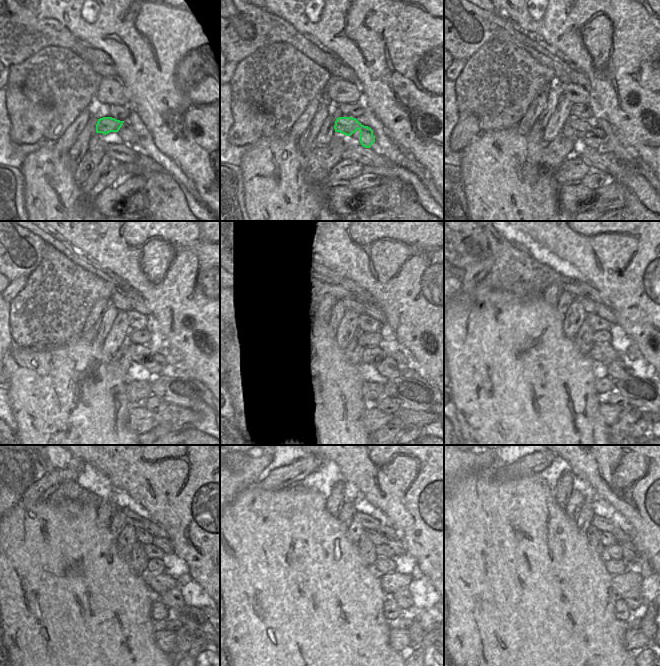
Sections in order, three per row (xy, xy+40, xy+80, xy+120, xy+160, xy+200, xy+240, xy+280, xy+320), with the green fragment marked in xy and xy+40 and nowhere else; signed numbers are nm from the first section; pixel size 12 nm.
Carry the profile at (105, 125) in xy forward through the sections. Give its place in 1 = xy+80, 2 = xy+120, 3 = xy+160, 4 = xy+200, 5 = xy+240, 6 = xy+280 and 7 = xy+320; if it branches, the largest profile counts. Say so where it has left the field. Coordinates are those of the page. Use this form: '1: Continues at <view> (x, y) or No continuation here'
1: Continues at xy+80 (574, 128)
2: Continues at xy+120 (154, 362)
3: Continues at xy+160 (387, 366)
4: Continues at xy+200 (605, 354)
5: Continues at xy+240 (165, 585)
6: Continues at xy+280 (395, 583)
7: Continues at xy+320 (627, 585).

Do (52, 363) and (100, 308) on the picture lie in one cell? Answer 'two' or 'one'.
two

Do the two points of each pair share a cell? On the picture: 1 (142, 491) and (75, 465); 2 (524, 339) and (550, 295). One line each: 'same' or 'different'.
1: different
2: different

